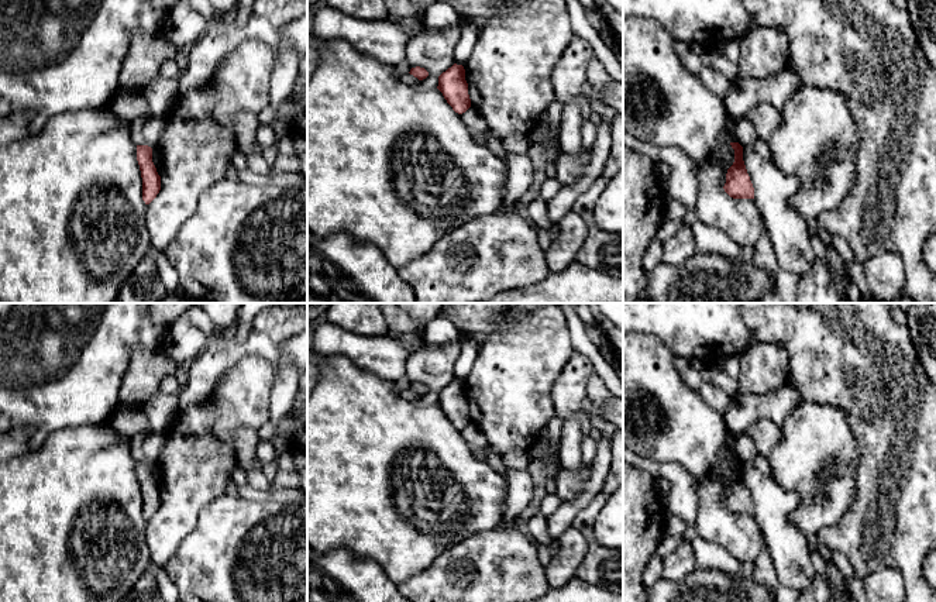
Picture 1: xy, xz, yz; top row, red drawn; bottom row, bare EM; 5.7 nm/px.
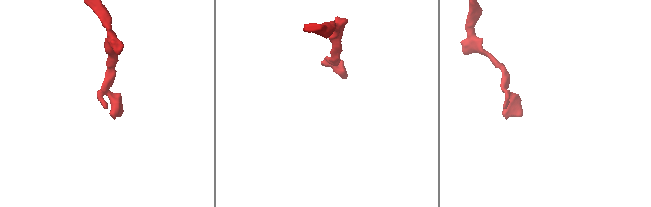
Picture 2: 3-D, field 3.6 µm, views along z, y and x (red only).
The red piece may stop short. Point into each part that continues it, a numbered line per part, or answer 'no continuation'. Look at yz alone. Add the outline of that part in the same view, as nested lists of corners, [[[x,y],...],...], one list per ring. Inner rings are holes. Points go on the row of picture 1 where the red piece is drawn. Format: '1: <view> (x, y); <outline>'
no continuation

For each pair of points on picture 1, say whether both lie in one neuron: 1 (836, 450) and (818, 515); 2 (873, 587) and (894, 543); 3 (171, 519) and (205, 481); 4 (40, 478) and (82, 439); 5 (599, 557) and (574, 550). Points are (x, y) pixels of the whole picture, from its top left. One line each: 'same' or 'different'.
1: same
2: different
3: same
4: same
5: different

